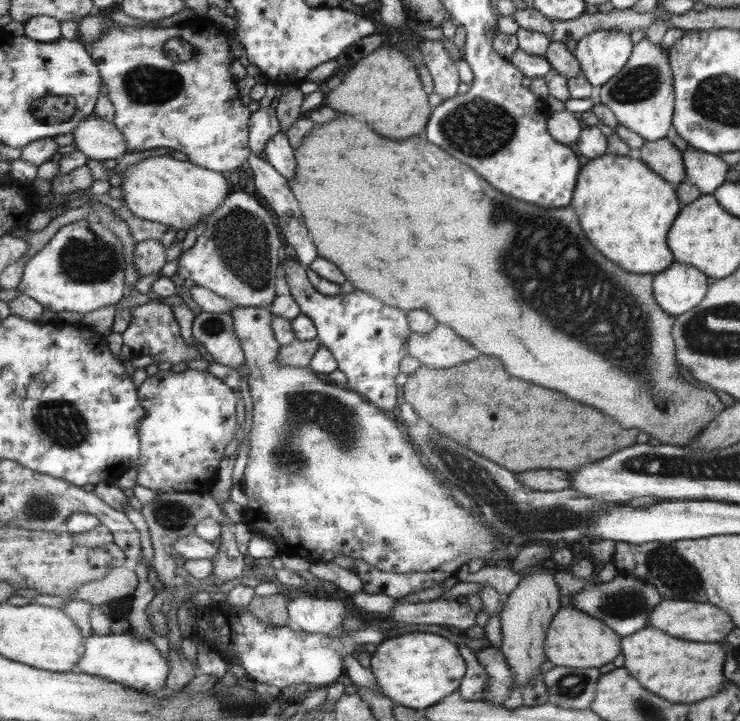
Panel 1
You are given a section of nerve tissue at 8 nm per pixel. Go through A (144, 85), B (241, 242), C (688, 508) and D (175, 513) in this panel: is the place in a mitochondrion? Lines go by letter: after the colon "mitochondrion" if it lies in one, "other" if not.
A: mitochondrion
B: mitochondrion
C: other
D: mitochondrion

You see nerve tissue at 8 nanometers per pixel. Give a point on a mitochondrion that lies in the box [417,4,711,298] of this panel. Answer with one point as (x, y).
(478, 128)

